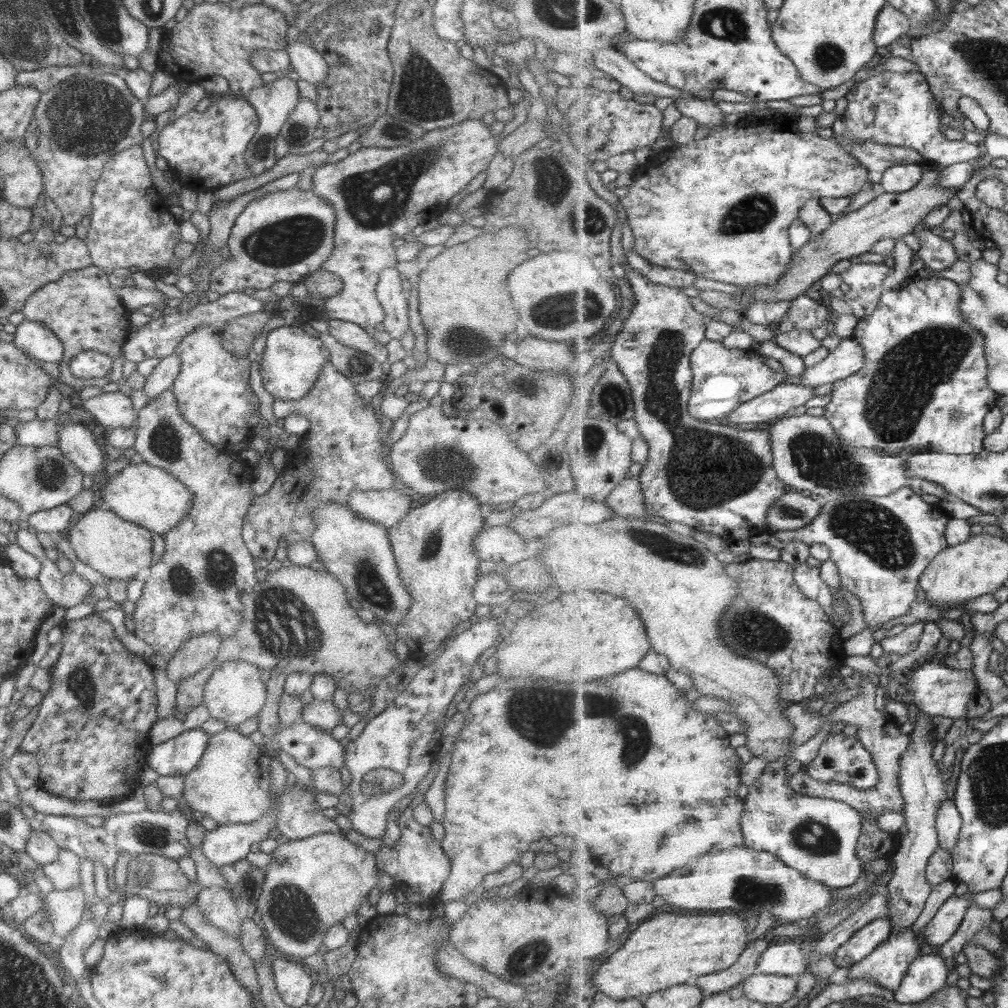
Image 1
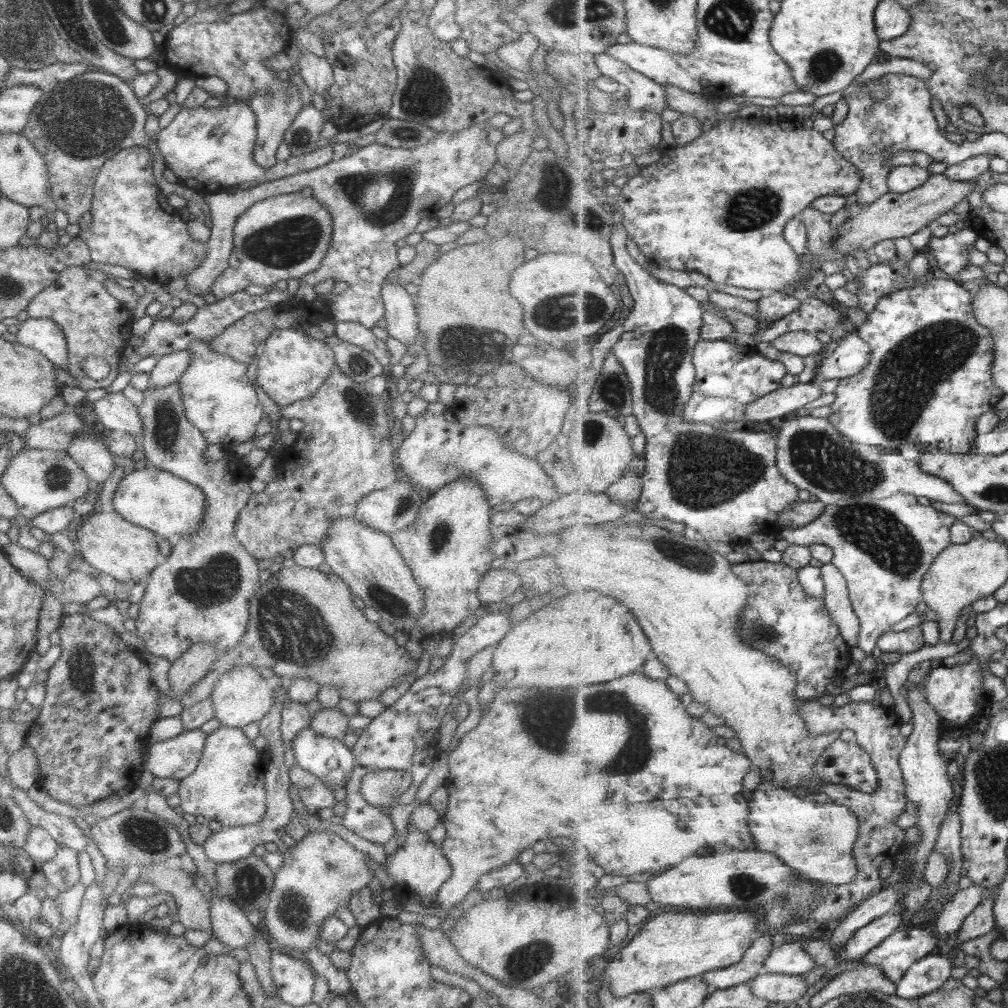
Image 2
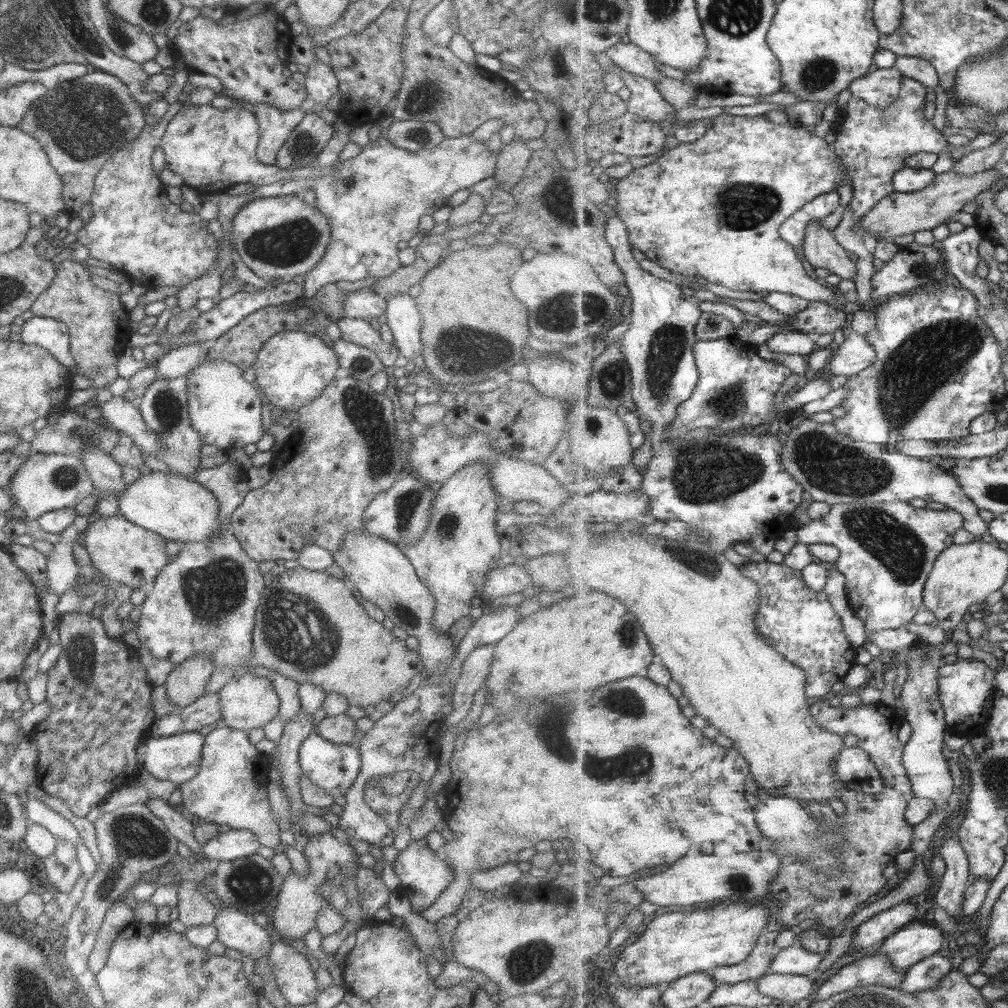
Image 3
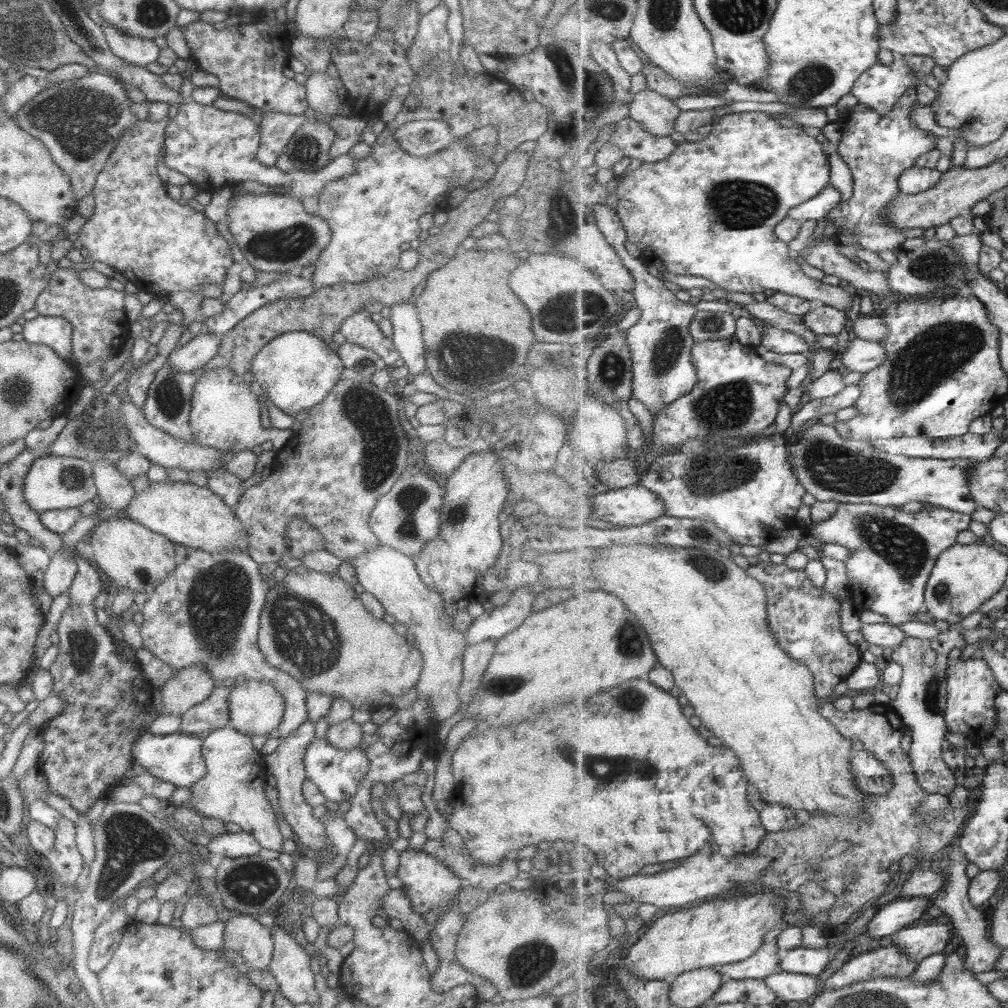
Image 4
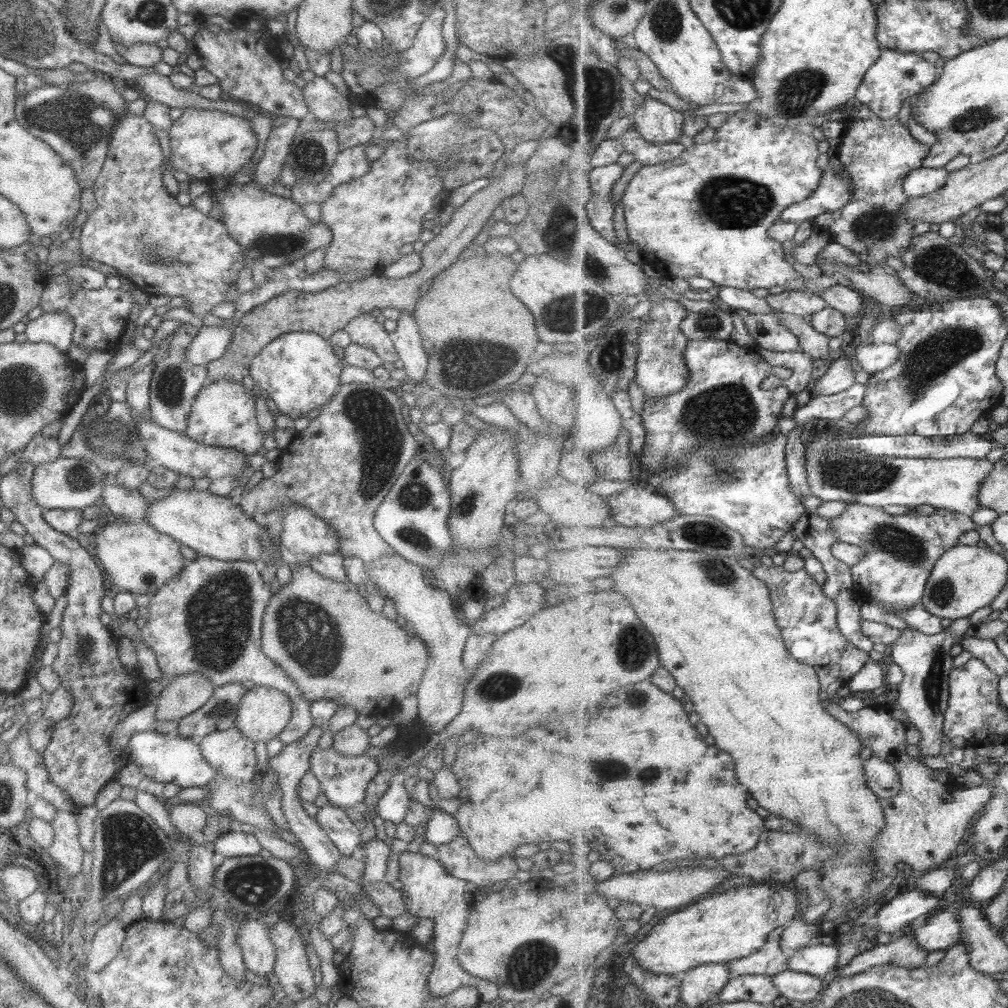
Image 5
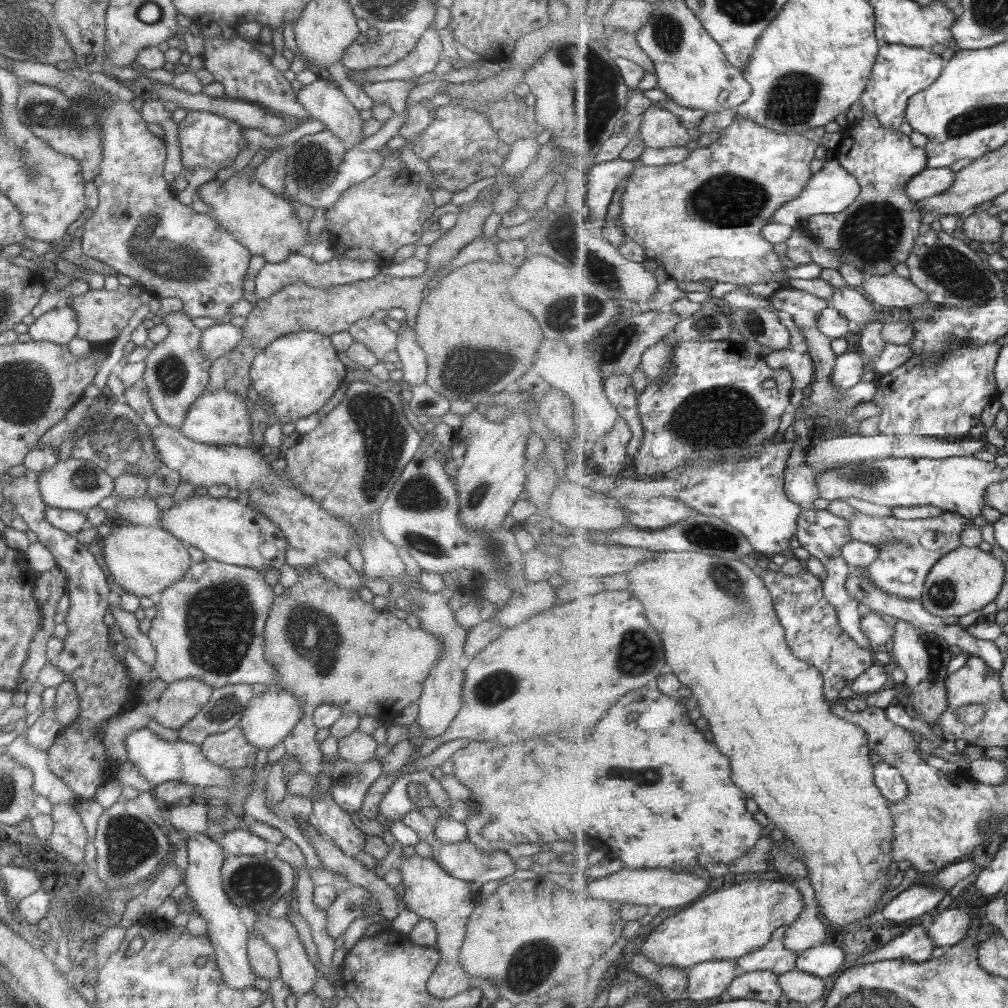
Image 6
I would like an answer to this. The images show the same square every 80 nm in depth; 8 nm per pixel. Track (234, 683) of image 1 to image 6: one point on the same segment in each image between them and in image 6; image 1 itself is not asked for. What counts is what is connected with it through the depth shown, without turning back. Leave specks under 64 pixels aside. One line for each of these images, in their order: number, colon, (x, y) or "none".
2: (241, 696)
3: (248, 702)
4: (255, 709)
5: (262, 713)
6: (267, 719)

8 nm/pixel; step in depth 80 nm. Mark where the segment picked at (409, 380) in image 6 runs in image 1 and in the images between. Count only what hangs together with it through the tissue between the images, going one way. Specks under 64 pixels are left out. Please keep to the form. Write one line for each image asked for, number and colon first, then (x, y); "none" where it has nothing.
1: (387, 289)
2: (400, 317)
3: (401, 317)
4: (405, 337)
5: (406, 341)

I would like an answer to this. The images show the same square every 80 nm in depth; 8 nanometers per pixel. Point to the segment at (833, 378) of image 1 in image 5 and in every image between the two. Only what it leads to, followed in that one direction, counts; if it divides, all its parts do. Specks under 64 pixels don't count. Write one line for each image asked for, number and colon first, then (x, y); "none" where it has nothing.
2: (852, 355)
3: (856, 354)
4: (857, 355)
5: (872, 358)

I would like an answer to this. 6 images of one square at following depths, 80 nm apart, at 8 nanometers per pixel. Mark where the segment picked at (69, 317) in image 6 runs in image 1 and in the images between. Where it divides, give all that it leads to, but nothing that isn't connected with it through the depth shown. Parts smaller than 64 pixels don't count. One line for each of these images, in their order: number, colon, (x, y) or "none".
1: (37, 341)
2: (39, 334)
3: (49, 334)
4: (54, 332)
5: (54, 328)

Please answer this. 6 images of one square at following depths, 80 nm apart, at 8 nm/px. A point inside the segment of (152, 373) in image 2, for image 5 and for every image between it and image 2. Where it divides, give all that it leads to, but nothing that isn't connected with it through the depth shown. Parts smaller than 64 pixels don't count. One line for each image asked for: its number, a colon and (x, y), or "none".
3: (177, 362)
4: (201, 348)
5: (210, 342)

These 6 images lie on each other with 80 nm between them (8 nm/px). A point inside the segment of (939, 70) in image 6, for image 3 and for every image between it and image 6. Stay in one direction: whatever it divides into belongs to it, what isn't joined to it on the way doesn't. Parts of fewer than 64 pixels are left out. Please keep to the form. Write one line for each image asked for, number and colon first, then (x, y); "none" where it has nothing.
3: (881, 87)
4: (880, 87)
5: (897, 75)

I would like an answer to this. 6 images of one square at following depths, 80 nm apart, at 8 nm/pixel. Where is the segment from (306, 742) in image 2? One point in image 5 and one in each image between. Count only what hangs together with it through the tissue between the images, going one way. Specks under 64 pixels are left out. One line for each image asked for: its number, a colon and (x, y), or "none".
3: (332, 768)
4: (336, 773)
5: (343, 780)

